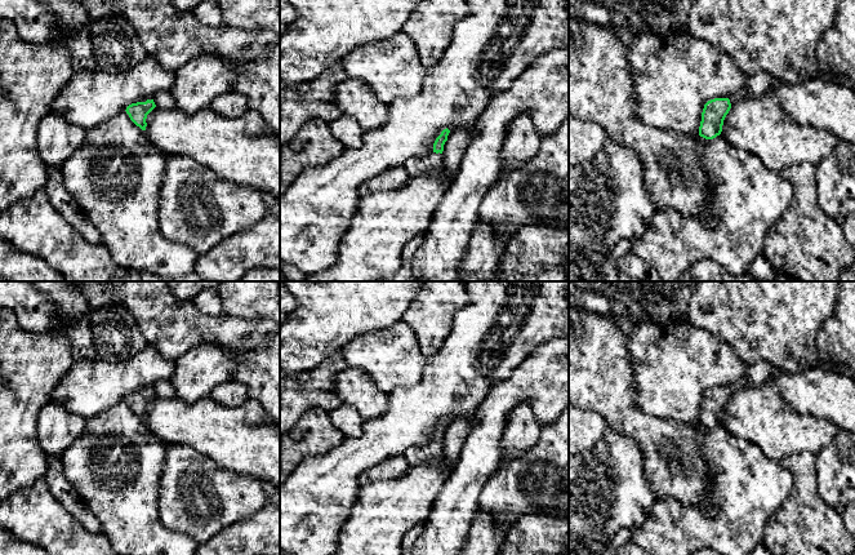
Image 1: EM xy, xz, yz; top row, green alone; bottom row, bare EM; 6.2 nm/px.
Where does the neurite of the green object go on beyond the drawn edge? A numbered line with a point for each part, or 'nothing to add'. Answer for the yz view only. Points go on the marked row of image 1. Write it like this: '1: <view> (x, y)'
1: yz (742, 94)

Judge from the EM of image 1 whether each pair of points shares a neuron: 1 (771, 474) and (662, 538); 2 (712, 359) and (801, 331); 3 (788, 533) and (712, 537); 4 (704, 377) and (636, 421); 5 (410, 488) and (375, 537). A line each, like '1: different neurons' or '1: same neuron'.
1: same neuron
2: different neurons
3: different neurons
4: different neurons
5: same neuron

